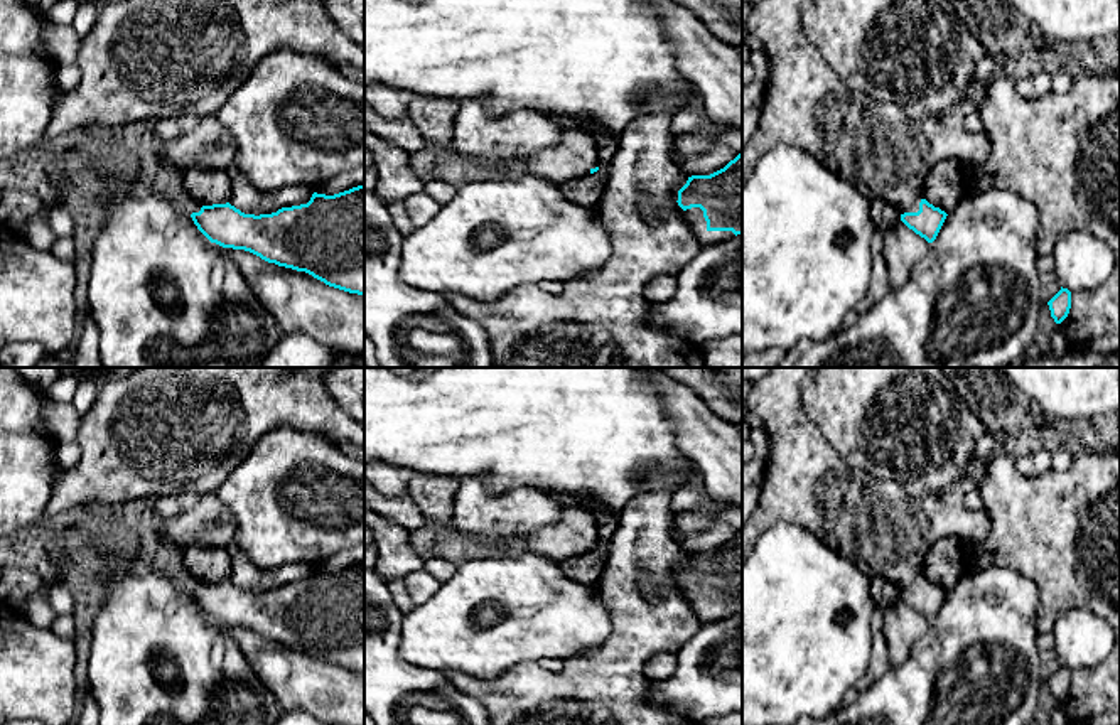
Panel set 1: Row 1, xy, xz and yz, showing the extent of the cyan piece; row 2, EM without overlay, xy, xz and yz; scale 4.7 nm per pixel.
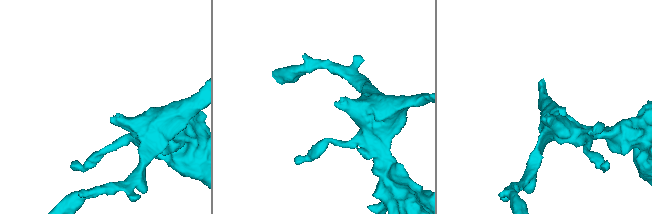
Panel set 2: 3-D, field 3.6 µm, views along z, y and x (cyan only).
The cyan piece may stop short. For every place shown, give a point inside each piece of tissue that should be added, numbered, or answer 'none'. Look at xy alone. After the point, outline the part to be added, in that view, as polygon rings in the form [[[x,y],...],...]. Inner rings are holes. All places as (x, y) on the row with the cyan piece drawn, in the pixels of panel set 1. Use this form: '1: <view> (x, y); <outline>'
1: xy (206, 144); [[[206,116],[189,125],[187,132],[159,153],[160,170],[153,187],[180,211],[201,211],[184,187],[184,174],[191,167],[206,170],[228,170],[234,164],[236,143],[231,132],[216,116]]]

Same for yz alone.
1: yz (883, 150); [[[762,0],[747,19],[747,34],[762,42],[769,79],[757,130],[742,147],[742,184],[764,153],[784,143],[816,157],[869,201],[880,197],[904,214],[919,211],[924,179],[941,160],[956,158],[972,169],[987,162],[990,140],[985,132],[968,133],[934,116],[916,118],[899,106],[853,93],[803,32],[801,3]]]

